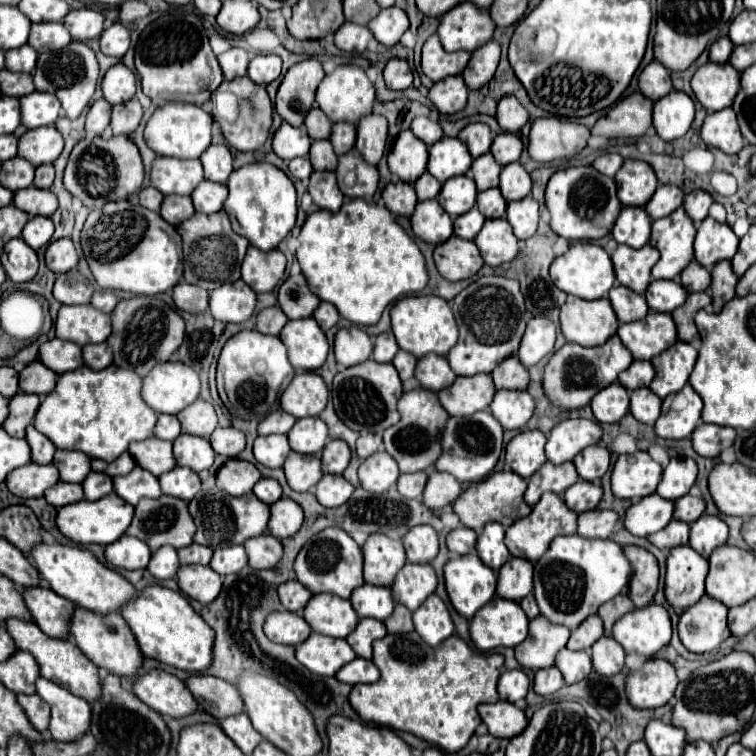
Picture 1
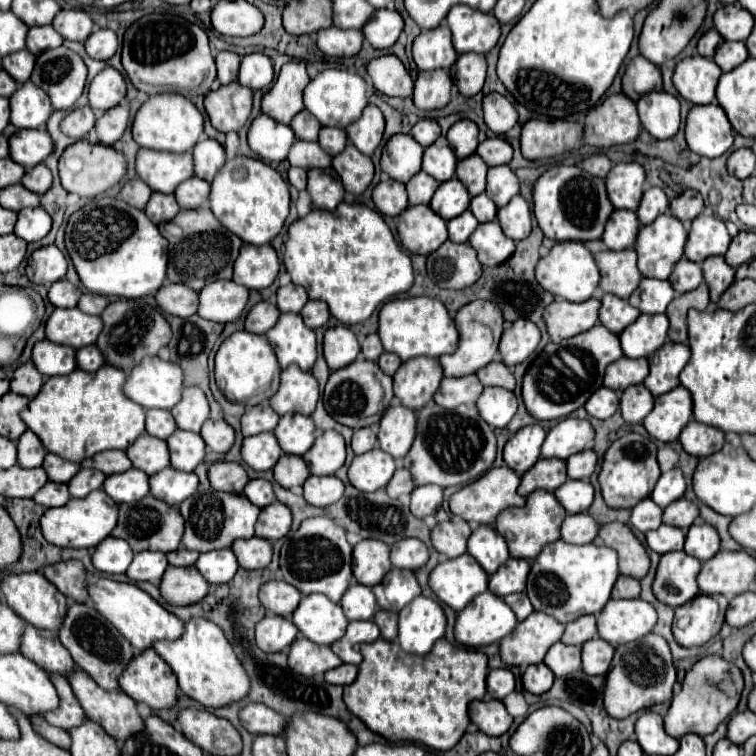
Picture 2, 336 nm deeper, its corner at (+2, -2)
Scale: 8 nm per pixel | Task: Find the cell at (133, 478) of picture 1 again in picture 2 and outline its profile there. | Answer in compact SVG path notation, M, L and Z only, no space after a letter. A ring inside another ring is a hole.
M128 469L126 473L116 473L106 477L104 491L116 501L116 503L128 503L128 501L140 501L140 497L146 497L148 487L148 475L140 469Z

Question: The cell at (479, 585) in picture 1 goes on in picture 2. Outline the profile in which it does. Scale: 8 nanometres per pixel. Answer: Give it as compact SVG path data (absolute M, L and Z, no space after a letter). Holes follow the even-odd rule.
M464 553L460 559L438 563L430 573L428 585L442 603L460 611L468 601L486 591L488 575L476 565L476 559L470 553Z

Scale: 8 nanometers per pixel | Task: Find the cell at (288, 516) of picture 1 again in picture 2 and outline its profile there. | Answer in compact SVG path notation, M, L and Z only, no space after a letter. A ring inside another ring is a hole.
M274 501L260 511L256 523L256 537L276 541L290 531L290 525L292 525L290 509L284 503Z

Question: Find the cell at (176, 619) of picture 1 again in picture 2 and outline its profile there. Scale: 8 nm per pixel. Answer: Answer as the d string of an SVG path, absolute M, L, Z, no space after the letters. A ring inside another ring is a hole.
M196 617L186 623L186 633L180 641L160 641L154 651L172 667L178 677L178 685L184 695L210 709L222 709L236 701L242 701L250 691L250 677L240 665L232 645L224 633L208 619Z

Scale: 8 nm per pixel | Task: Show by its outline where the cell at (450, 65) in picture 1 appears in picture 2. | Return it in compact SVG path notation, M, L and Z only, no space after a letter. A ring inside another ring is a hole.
M446 25L430 31L422 31L412 45L412 57L420 71L430 69L450 69L456 61L456 51L452 47L452 33Z

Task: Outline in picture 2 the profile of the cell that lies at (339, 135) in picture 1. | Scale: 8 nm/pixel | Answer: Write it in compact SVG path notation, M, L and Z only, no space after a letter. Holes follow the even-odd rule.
M322 127L320 129L320 137L318 137L318 143L320 147L330 155L338 155L344 147L346 147L346 131L344 129L336 129L336 127Z

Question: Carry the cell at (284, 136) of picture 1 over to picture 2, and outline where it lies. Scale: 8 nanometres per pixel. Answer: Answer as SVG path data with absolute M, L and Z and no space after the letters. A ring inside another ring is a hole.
M260 113L248 129L248 145L264 161L286 159L294 141L296 137L288 125L278 123L264 113Z

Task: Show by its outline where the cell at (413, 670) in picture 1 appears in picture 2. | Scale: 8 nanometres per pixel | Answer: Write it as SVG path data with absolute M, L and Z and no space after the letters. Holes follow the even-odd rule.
M376 639L368 645L360 645L360 653L362 653L362 663L358 665L358 677L354 683L344 687L344 703L374 733L382 735L388 741L390 739L414 741L414 743L424 743L426 747L438 751L452 749L460 741L460 737L464 735L470 723L468 703L474 699L482 699L486 693L488 659L484 653L456 649L446 639L436 641L428 657L408 655L408 663L406 663L406 653L400 649L400 645L384 639Z

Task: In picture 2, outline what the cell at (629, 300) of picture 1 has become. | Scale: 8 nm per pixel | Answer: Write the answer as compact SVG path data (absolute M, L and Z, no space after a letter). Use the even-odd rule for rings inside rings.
M604 295L602 297L602 307L600 307L600 323L610 329L612 333L624 331L630 323L638 319L640 311L632 307L626 299L620 299L616 295Z

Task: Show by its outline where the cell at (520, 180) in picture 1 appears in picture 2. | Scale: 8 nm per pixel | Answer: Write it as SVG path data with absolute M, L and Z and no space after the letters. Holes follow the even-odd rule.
M508 165L488 169L486 193L488 193L488 197L492 197L496 207L506 205L514 195L518 195L518 191L520 191L518 177Z

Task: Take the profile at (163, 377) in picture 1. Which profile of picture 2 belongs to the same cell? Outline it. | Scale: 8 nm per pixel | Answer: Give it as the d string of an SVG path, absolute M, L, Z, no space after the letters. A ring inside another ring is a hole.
M144 357L130 371L122 391L144 409L172 409L182 397L182 369L160 357Z

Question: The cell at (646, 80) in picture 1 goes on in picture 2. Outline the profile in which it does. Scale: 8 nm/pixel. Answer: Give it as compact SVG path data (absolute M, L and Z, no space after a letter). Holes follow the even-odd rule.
M642 55L634 57L622 77L622 91L632 101L638 101L644 93L660 91L662 89L662 75L656 65L652 65Z

